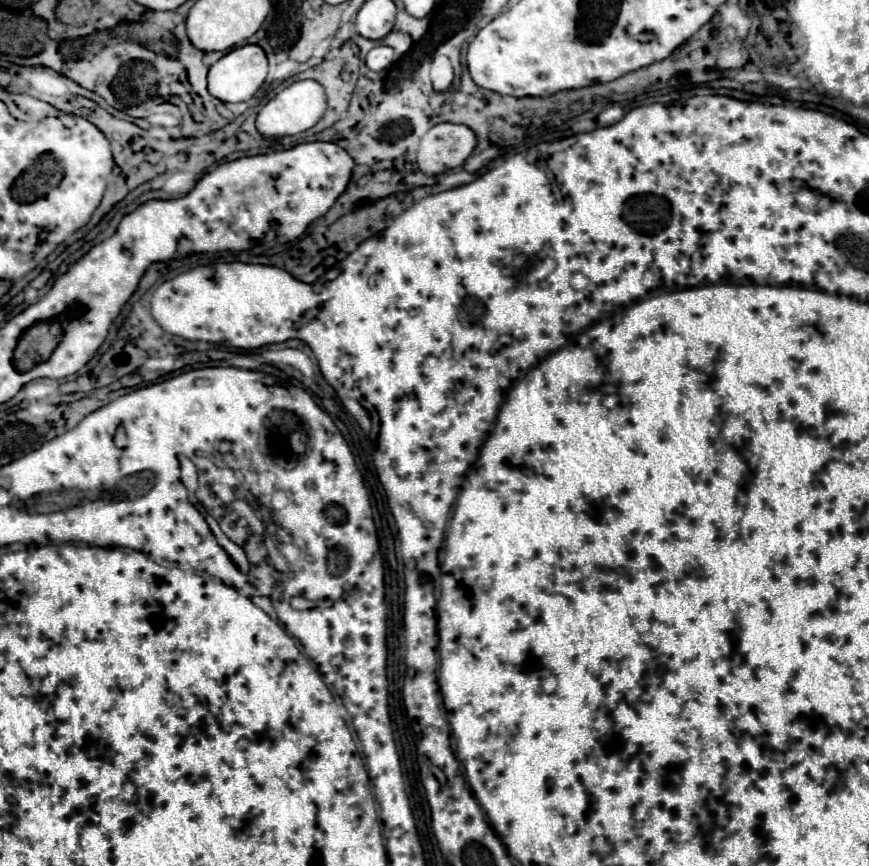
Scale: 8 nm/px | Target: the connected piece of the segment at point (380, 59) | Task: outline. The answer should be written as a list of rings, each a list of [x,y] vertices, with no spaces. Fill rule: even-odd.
[[[376,46],[366,56],[366,66],[374,72],[388,68],[396,60],[396,52],[390,46]]]

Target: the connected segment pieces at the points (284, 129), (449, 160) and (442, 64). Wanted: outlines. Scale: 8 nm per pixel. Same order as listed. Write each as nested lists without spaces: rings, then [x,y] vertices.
[[[300,80],[276,94],[256,116],[256,128],[262,136],[292,136],[312,128],[326,110],[326,92],[314,80]]]
[[[438,124],[434,128],[428,130],[428,134],[424,136],[424,140],[420,142],[420,150],[418,150],[418,168],[426,174],[426,176],[438,176],[446,170],[458,168],[464,164],[464,160],[472,154],[472,150],[476,148],[476,138],[474,132],[468,126],[462,124]]]
[[[446,58],[436,60],[432,64],[432,68],[430,68],[430,78],[432,78],[432,84],[434,84],[436,92],[448,92],[448,90],[452,90],[454,72],[452,72],[450,60],[446,60]]]

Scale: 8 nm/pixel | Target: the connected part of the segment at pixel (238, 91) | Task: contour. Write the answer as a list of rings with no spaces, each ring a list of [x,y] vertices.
[[[240,46],[234,48],[232,52],[224,54],[208,72],[208,92],[222,100],[222,102],[244,102],[250,100],[258,88],[262,86],[262,82],[266,80],[266,72],[268,72],[268,60],[266,54],[260,46]]]

